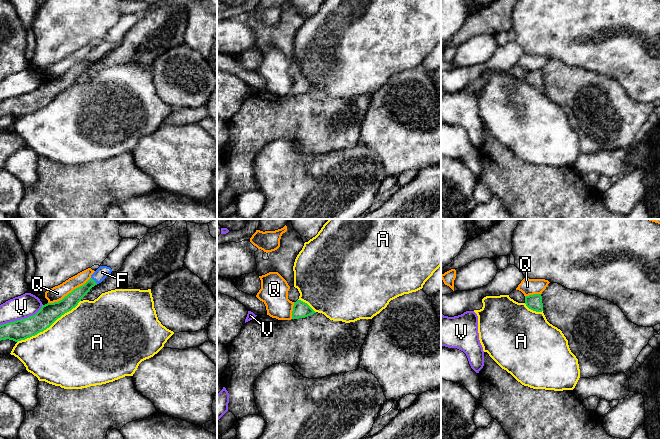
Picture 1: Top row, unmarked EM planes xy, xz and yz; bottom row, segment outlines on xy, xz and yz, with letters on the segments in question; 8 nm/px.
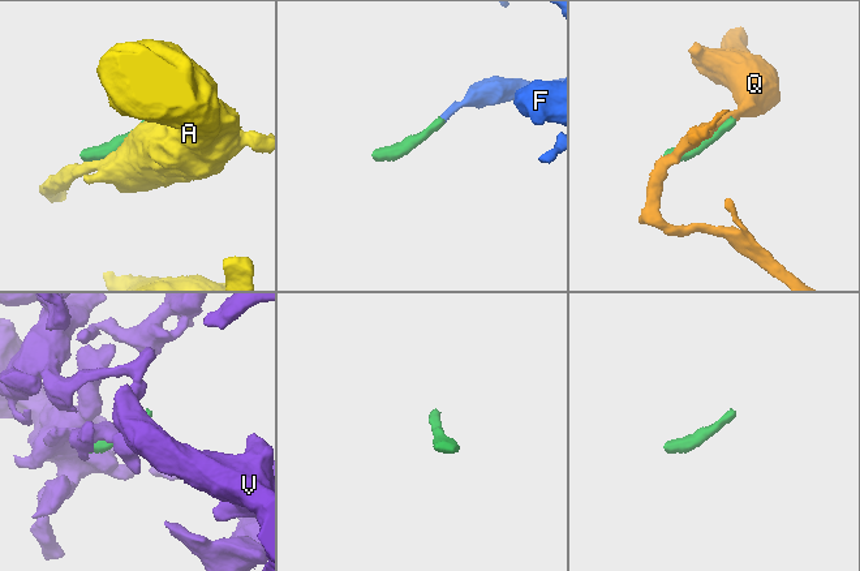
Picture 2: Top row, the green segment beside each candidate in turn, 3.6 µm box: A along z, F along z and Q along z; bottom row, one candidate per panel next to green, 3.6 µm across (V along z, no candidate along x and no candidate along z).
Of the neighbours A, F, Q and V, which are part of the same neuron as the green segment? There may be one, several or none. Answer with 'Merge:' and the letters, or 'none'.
Merge: F

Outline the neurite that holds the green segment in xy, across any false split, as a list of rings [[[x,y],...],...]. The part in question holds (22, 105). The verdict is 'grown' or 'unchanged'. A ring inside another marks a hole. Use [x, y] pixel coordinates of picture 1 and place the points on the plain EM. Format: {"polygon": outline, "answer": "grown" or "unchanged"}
{"polygon": [[[100,42],[82,62],[74,65],[62,76],[42,81],[33,92],[0,101],[0,117],[25,116],[49,104],[58,94],[75,84],[92,63],[101,59],[112,48],[107,42]]], "answer": "grown"}

